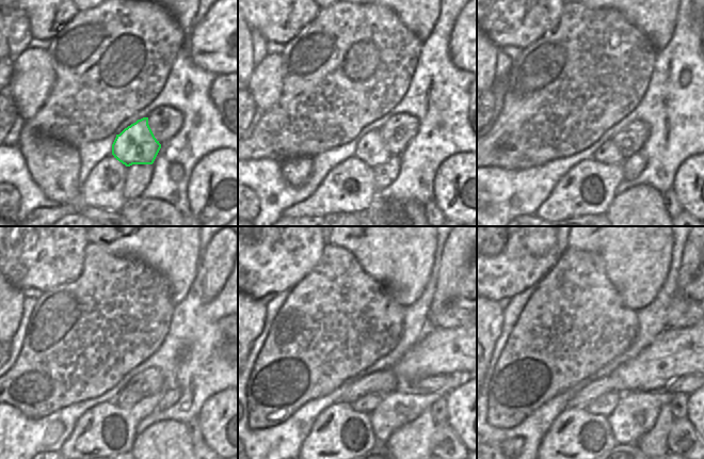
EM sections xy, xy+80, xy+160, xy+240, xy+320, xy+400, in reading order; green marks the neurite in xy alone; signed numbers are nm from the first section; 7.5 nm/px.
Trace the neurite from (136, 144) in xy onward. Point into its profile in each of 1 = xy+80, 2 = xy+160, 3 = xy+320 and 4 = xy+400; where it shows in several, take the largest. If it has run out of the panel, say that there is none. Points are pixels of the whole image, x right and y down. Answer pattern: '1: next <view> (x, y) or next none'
1: next xy+80 (370, 149)
2: next xy+160 (608, 154)
3: next xy+320 (366, 404)
4: next xy+400 (606, 404)

